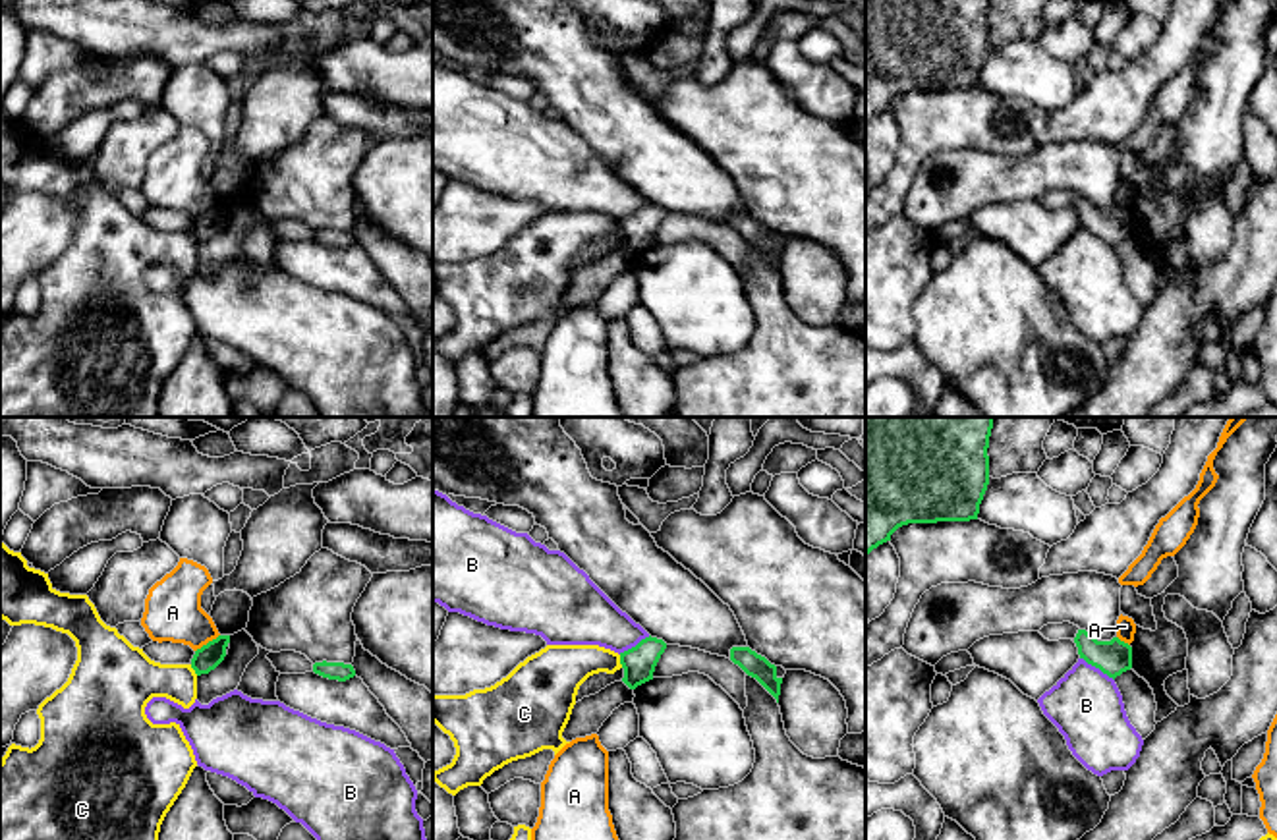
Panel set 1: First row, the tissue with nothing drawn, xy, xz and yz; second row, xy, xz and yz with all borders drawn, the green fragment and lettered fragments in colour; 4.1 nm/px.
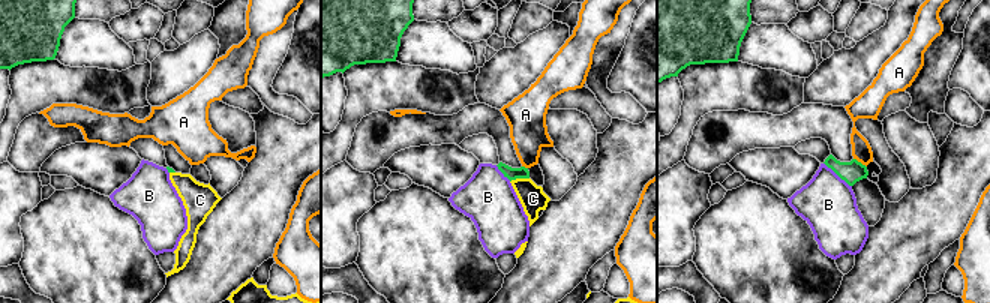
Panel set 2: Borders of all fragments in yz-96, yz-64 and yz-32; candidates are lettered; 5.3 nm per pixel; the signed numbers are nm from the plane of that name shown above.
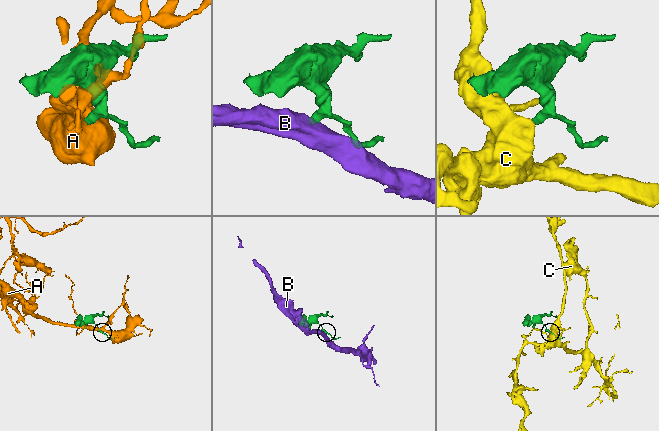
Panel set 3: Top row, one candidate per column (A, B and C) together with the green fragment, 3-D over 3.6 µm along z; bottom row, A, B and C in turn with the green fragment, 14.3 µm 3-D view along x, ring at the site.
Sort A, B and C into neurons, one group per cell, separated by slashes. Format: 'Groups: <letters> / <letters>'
Groups: A / B / C

